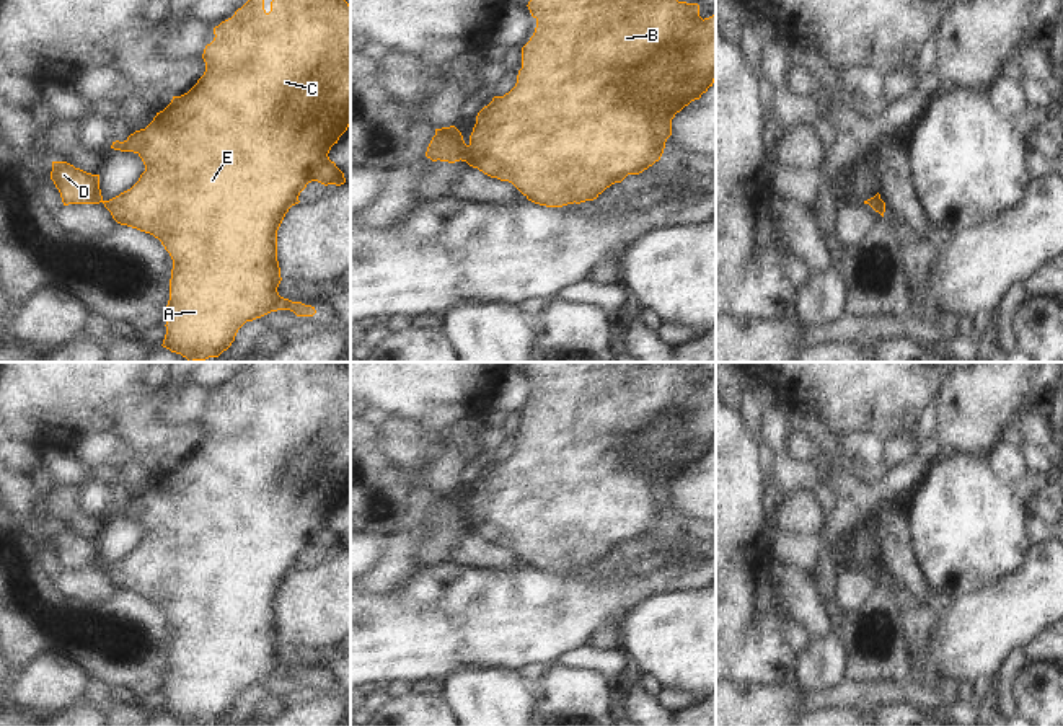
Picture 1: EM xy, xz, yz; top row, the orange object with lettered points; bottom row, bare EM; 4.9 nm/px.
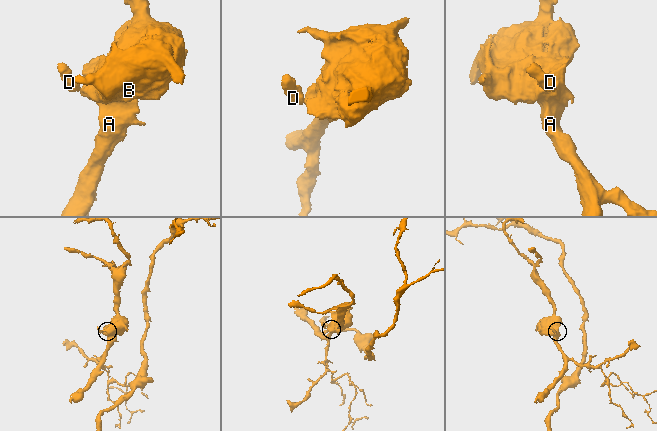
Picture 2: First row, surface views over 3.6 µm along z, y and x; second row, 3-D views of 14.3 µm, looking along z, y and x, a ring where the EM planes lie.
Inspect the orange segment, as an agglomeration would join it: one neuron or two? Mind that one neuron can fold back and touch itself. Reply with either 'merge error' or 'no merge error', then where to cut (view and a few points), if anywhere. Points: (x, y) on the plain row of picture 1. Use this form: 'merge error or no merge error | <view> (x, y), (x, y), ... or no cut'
merge error | xz (468, 511), (465, 526)

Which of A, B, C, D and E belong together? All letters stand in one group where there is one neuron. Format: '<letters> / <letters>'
A B C E / D

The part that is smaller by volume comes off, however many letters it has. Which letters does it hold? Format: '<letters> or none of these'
D

